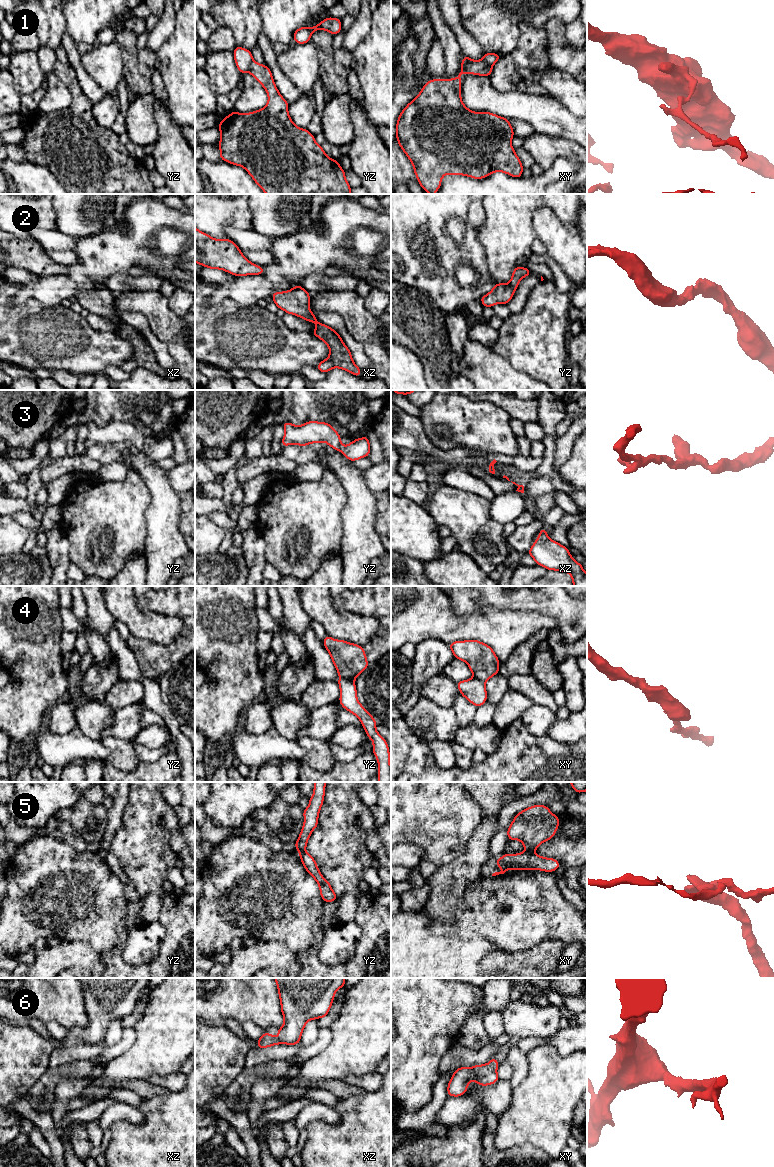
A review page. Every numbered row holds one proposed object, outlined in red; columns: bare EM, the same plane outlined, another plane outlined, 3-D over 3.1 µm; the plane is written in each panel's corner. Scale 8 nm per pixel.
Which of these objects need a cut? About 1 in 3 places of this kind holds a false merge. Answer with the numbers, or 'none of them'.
1, 4, 5

